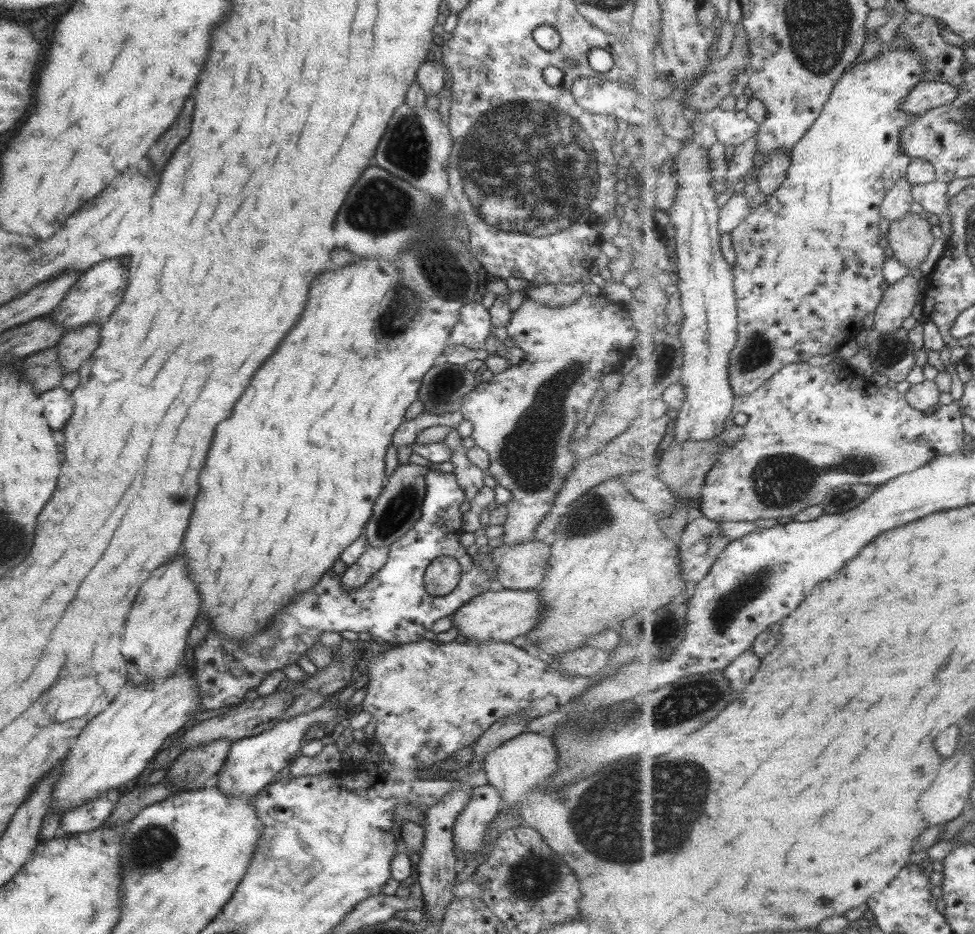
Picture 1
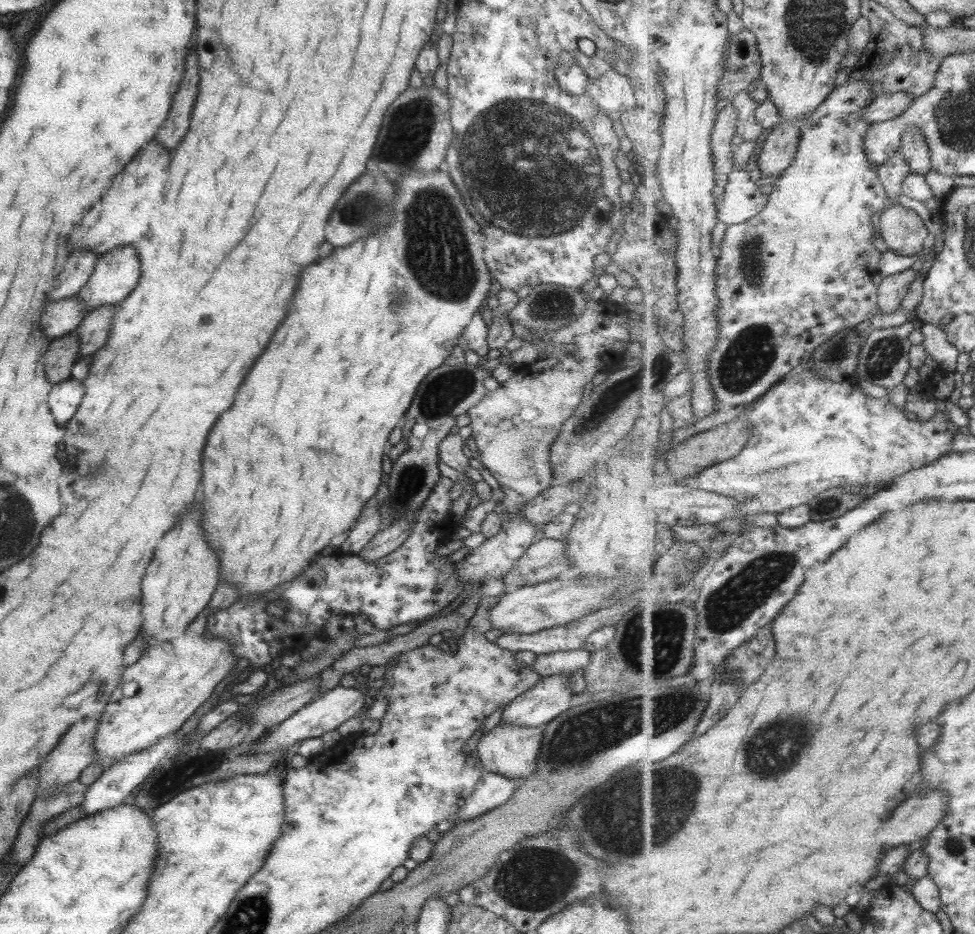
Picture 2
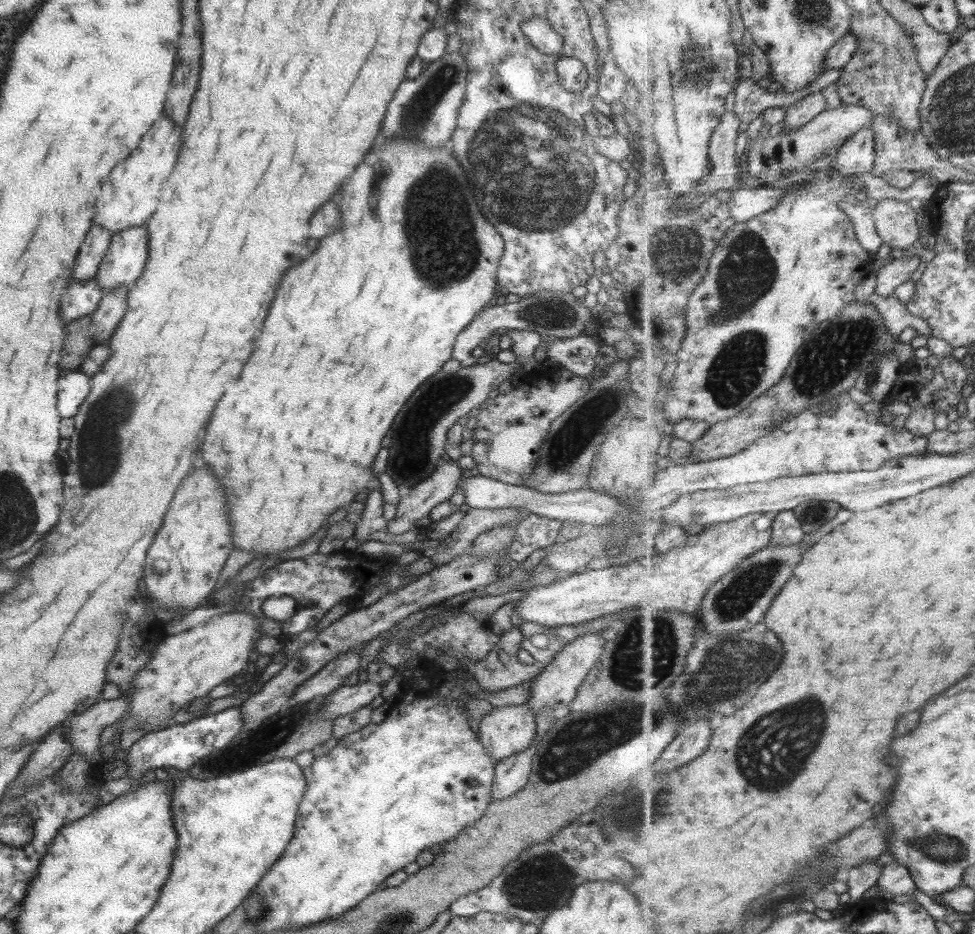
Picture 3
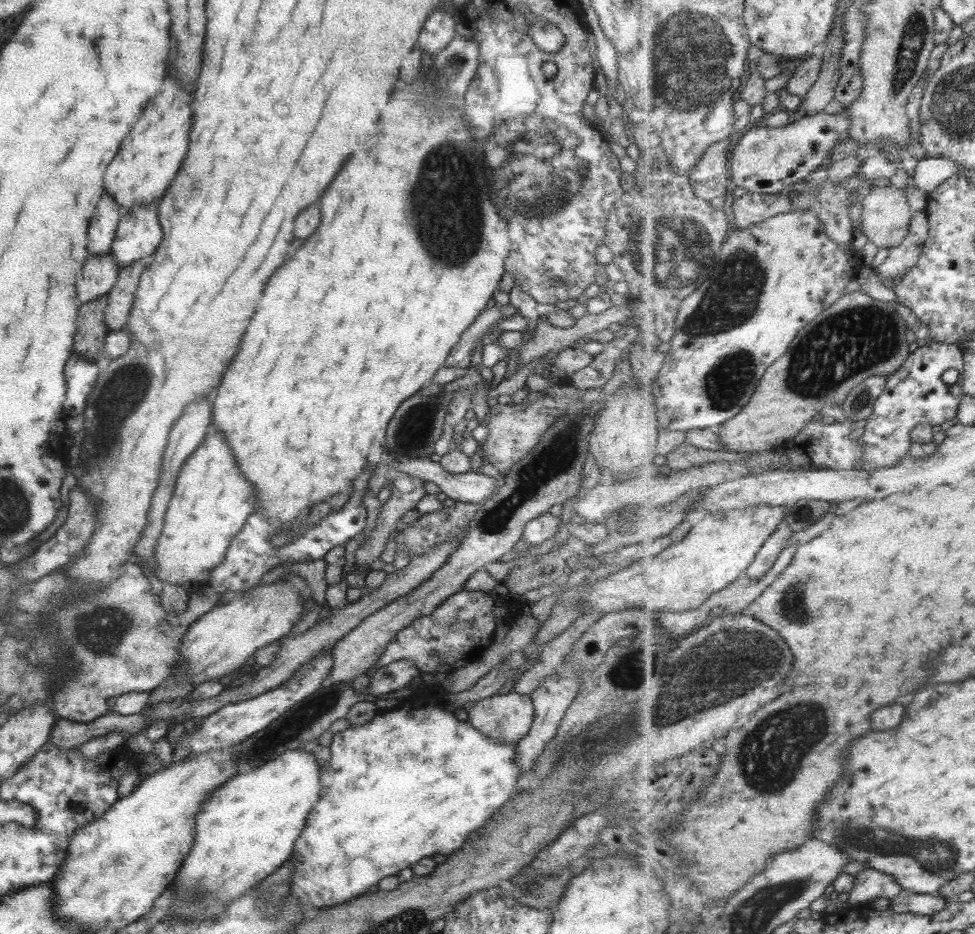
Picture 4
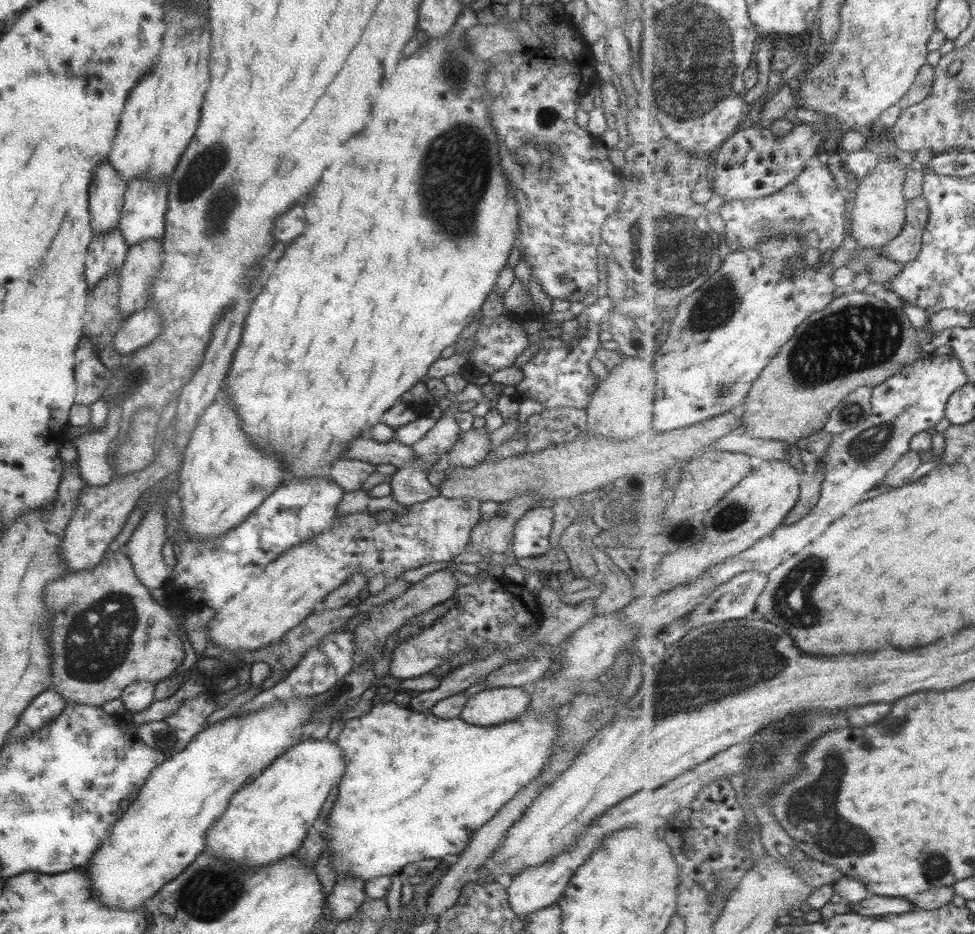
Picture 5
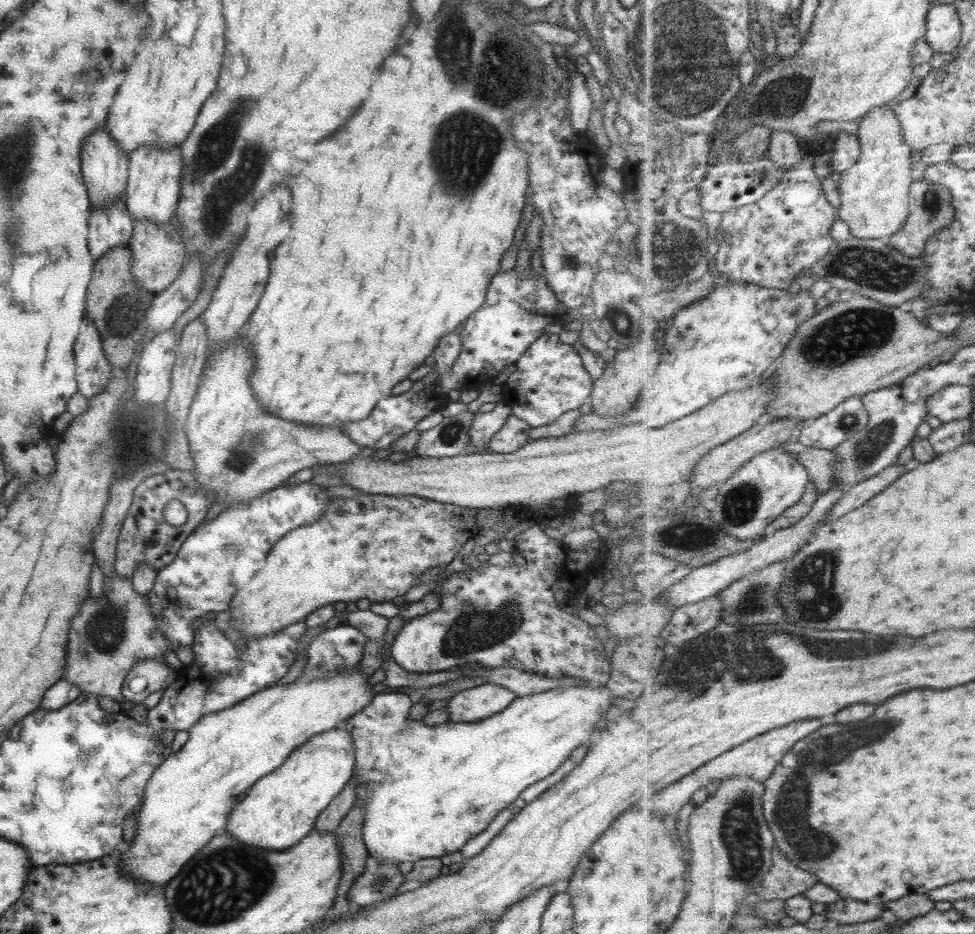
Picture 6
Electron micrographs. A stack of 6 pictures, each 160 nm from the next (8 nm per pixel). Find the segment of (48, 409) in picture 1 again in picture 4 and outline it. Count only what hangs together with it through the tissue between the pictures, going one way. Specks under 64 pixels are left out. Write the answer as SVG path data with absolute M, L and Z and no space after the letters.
M75 352L69 355L63 367L67 392L61 403L61 410L67 418L83 413L85 401L97 383L101 367L102 364L89 362Z

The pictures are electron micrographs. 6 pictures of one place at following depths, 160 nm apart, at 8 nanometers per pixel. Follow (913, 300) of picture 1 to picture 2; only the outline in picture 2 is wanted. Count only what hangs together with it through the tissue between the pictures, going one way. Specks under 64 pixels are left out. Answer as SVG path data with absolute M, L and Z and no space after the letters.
M908 268L899 274L892 274L882 279L878 286L878 305L884 313L894 314L901 309L901 302L909 292L911 282L917 278L917 271Z

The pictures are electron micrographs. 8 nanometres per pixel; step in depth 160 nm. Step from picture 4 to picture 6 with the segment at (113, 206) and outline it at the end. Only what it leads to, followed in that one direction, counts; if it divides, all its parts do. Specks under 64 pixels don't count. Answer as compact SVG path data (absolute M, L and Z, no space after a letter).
M106 125L93 129L82 138L80 171L91 206L104 207L121 198L126 187L128 154L123 152L120 144L108 134Z

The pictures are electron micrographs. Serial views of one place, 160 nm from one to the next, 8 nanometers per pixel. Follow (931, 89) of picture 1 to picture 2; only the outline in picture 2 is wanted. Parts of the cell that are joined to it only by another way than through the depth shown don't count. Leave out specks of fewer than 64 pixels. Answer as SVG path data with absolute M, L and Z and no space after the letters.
M908 92L883 93L862 110L862 116L873 123L891 120L902 115L915 101L916 97Z

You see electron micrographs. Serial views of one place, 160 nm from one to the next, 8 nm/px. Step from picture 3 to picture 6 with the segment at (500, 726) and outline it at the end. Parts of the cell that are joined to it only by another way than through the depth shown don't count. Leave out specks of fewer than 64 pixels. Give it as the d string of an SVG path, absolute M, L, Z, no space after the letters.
M483 683L456 692L446 699L443 709L451 722L473 722L501 712L515 697L513 692L498 684Z

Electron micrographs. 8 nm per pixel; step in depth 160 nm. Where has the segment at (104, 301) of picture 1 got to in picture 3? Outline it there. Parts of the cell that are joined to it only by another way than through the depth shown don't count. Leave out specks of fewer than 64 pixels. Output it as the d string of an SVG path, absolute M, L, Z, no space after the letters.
M146 224L114 232L99 264L95 280L104 292L125 285L130 287L141 274L147 260Z

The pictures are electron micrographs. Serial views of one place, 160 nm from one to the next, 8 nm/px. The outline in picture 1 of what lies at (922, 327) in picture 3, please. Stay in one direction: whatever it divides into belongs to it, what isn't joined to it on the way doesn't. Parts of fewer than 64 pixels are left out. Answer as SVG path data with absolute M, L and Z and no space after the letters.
M894 36L894 40L889 44L885 51L874 59L857 63L845 71L845 74L837 81L832 95L825 106L819 118L809 128L807 134L801 138L791 152L792 163L787 171L785 182L777 189L777 193L769 197L765 203L757 206L752 213L732 232L732 245L738 253L736 263L732 267L736 275L735 287L737 293L738 306L738 333L739 338L736 347L732 350L730 356L729 381L733 385L733 393L736 396L749 395L761 389L767 381L773 379L783 367L789 364L805 363L811 356L821 356L821 354L831 354L838 350L842 344L854 340L855 336L863 328L864 320L870 314L873 315L878 309L879 304L884 299L884 291L879 289L884 279L884 264L887 256L885 250L879 246L881 230L879 230L878 218L881 216L880 208L884 204L884 198L889 190L901 180L908 178L908 168L912 163L912 157L904 154L900 143L900 130L909 126L920 114L909 114L899 109L904 98L919 83L924 80L924 66L926 58L920 55L919 51L913 49L913 45L903 39L903 37Z

